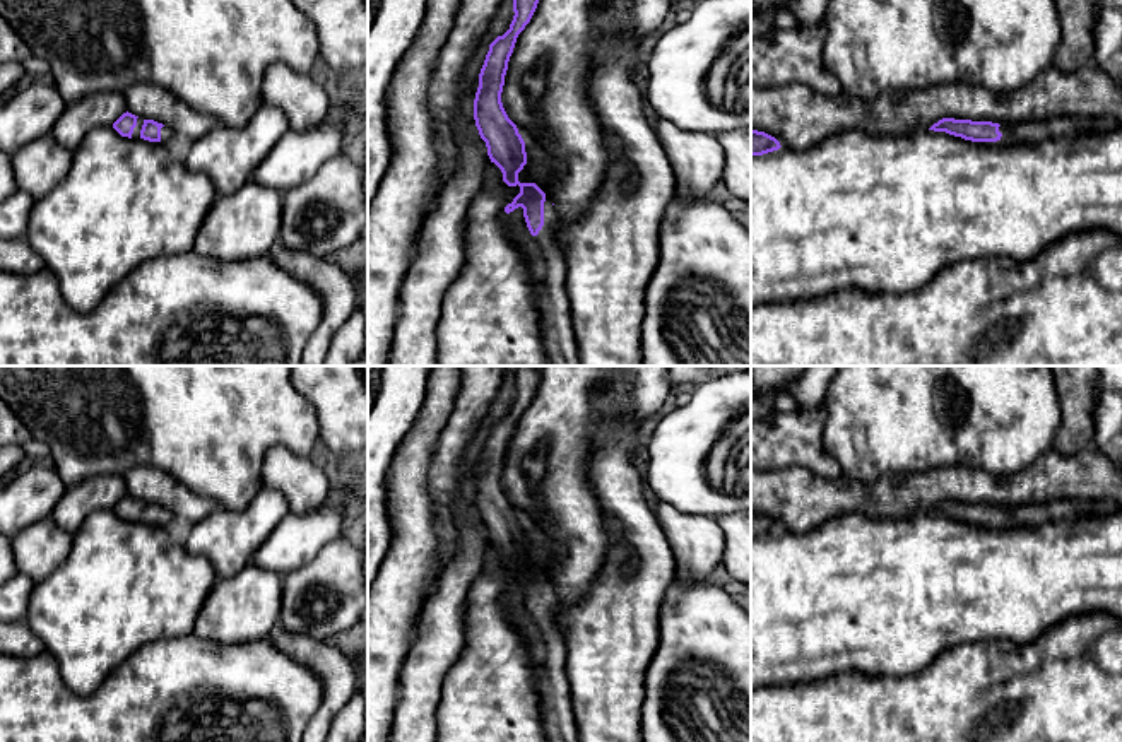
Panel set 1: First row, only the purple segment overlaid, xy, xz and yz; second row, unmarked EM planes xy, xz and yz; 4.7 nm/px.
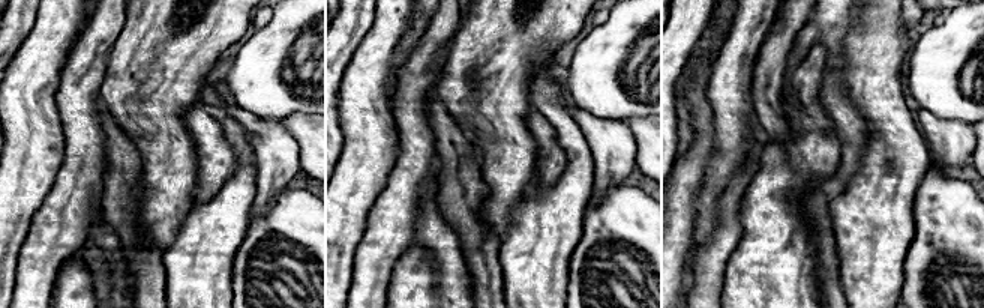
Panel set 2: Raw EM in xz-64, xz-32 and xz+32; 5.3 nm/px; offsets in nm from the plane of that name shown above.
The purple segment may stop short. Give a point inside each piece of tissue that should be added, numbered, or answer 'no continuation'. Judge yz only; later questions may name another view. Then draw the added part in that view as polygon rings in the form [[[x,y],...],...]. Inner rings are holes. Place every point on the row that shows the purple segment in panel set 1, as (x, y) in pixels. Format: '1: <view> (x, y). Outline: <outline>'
1: yz (1028, 132). Outline: [[[1060,116],[1054,120],[1023,121],[1001,125],[1002,137],[997,142],[980,142],[990,147],[1004,147],[1013,144],[1038,144],[1047,138],[1071,137],[1086,132],[1112,130],[1122,127],[1122,123],[1110,116],[1095,120]]]

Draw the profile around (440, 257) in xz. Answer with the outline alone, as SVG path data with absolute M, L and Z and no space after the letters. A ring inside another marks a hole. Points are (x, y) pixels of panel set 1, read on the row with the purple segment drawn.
M501 0L487 32L465 67L462 108L455 118L458 168L421 227L417 256L410 262L399 292L399 320L392 335L388 366L436 366L441 304L465 263L469 210L486 186L486 168L491 162L474 120L479 74L489 44L510 29L513 15L513 0Z

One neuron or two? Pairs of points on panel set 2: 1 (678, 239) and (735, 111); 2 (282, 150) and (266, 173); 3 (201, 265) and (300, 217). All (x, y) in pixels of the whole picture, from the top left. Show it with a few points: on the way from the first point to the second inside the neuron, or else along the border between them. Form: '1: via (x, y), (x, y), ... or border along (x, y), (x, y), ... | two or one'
1: border along (708, 167), (696, 199), (696, 227), (692, 235) | two
2: via (276, 157), (276, 163), (272, 167) | one
3: border along (251, 217), (234, 259), (231, 281) | two

